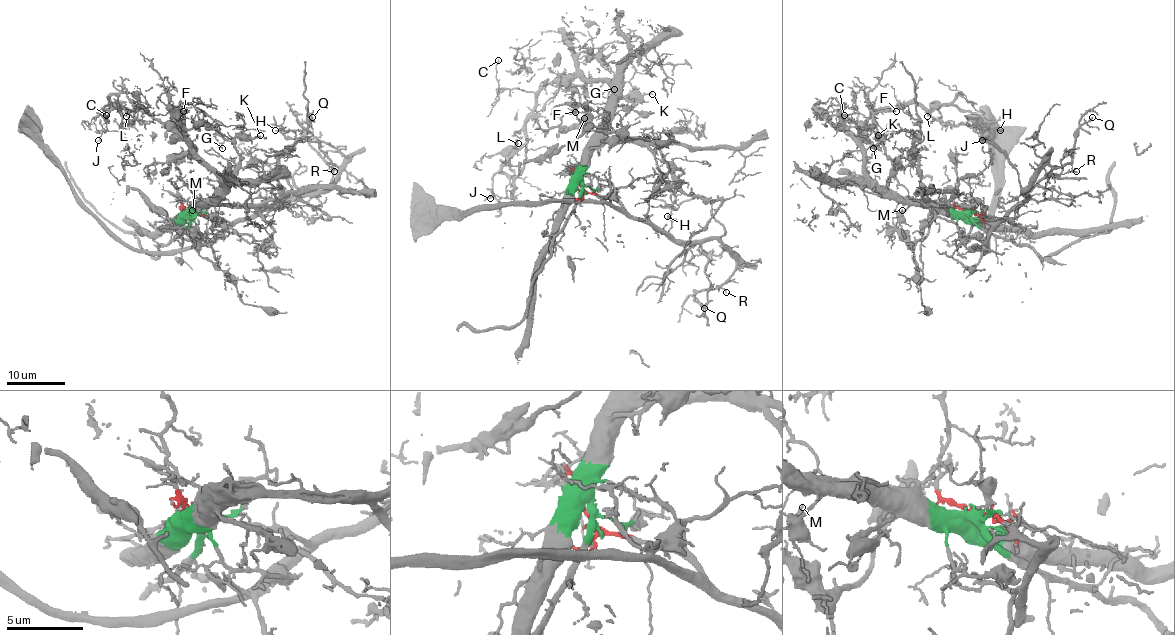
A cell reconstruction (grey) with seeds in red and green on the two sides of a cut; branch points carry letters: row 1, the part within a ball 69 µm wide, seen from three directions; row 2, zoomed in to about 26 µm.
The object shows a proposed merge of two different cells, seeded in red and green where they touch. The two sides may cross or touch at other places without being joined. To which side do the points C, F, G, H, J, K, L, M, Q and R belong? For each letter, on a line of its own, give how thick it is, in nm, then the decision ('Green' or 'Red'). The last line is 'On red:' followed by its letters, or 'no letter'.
C: Thickness 170 nm. Green
F: Thickness 240 nm. Green
G: Thickness 130 nm. Green
H: Thickness 90 nm. Red
J: Thickness 100 nm. Green
K: Thickness 180 nm. Green
L: Thickness 110 nm. Green
M: Thickness 190 nm. Green
Q: Thickness 220 nm. Red
R: Thickness 160 nm. Red
On red: H, Q, R

